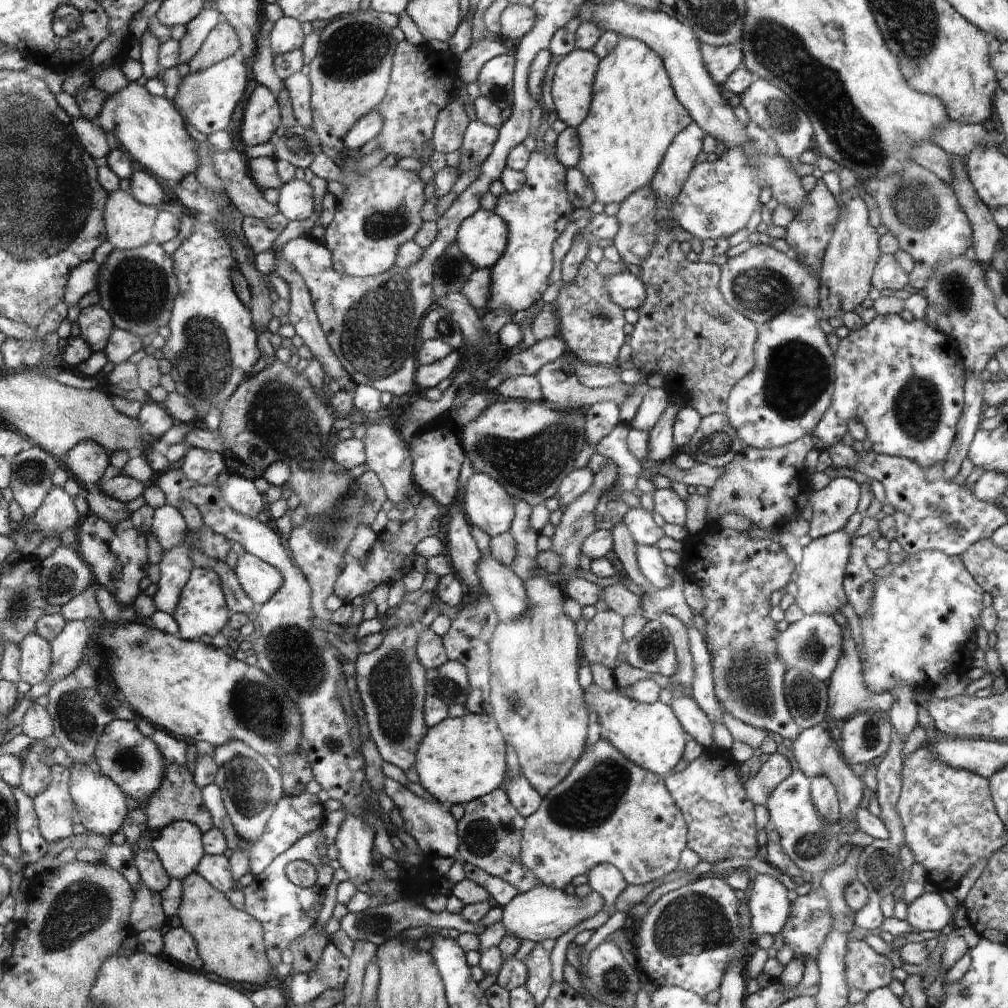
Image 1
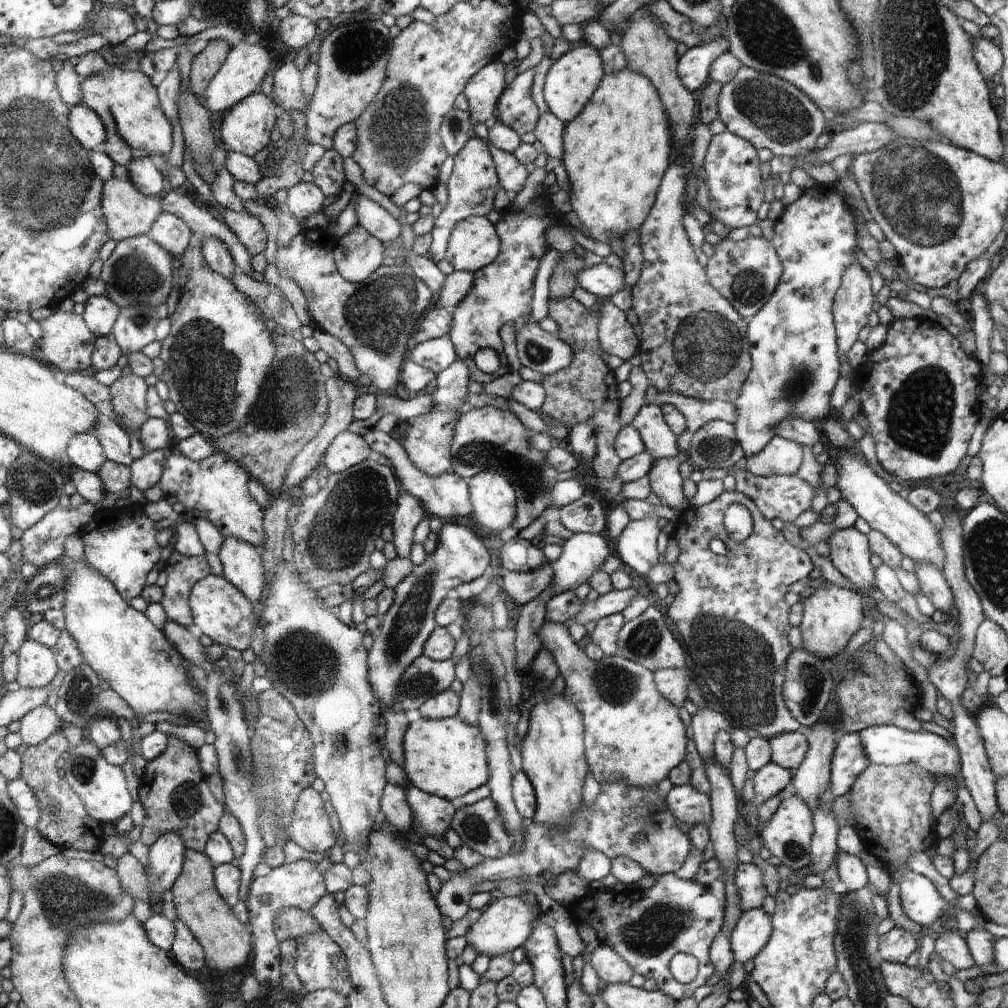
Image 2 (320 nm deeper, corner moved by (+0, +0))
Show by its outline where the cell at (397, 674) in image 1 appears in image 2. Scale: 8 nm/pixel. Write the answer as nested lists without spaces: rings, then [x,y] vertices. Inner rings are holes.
[[[455,521],[443,523],[434,552],[426,555],[422,564],[414,565],[412,572],[393,589],[395,597],[392,606],[383,614],[380,634],[368,651],[370,681],[381,703],[390,707],[398,698],[398,684],[402,682],[403,672],[423,654],[427,640],[438,626],[435,615],[439,604],[447,598],[446,594],[452,588],[482,576],[490,560],[488,550],[469,527]]]

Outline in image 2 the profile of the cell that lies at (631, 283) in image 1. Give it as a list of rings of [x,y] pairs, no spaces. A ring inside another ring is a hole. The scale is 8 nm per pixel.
[[[600,263],[591,268],[583,268],[577,274],[577,284],[603,299],[610,298],[626,286],[622,270],[616,270],[606,263]]]

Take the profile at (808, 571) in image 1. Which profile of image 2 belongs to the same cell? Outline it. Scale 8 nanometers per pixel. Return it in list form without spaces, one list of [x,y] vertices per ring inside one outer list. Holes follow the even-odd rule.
[[[827,582],[826,588],[816,589],[808,599],[803,600],[803,617],[799,624],[803,649],[815,657],[833,659],[866,624],[863,611],[864,602],[860,593]]]

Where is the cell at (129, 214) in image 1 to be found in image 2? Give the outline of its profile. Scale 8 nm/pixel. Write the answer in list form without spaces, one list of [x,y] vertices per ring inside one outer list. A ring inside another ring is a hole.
[[[117,177],[105,182],[103,205],[110,224],[111,238],[120,243],[128,237],[144,235],[150,231],[163,210],[158,196],[145,195],[136,188],[132,180],[121,180]]]

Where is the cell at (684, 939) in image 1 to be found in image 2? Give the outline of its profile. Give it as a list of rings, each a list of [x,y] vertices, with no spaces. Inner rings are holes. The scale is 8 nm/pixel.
[[[713,857],[712,859],[706,860],[706,862],[701,863],[696,876],[692,880],[684,880],[682,877],[676,876],[676,873],[664,873],[663,875],[658,876],[658,878],[656,879],[656,884],[654,884],[654,886],[649,889],[635,888],[631,891],[627,891],[626,889],[619,887],[615,890],[607,890],[600,886],[593,886],[587,894],[587,898],[582,897],[578,901],[572,902],[571,906],[573,907],[573,905],[576,905],[576,910],[580,912],[580,914],[578,914],[578,912],[574,910],[574,916],[572,916],[573,922],[575,922],[578,927],[583,923],[587,923],[589,926],[594,928],[598,937],[597,943],[604,943],[605,945],[607,944],[610,948],[615,949],[615,951],[619,953],[620,956],[623,956],[624,960],[627,960],[628,964],[631,965],[633,969],[635,969],[636,974],[640,974],[640,976],[643,976],[646,979],[654,978],[654,980],[656,980],[657,982],[658,989],[662,992],[667,993],[667,995],[671,996],[676,1002],[682,999],[687,999],[688,997],[692,997],[692,994],[694,994],[694,990],[696,990],[698,986],[706,984],[706,982],[708,982],[708,978],[710,978],[710,976],[714,974],[715,966],[712,966],[713,961],[710,957],[710,948],[711,944],[715,940],[715,936],[719,934],[719,932],[723,928],[723,923],[726,922],[727,906],[725,870],[721,867],[721,864],[716,857]],[[676,953],[691,954],[692,956],[694,956],[694,958],[696,958],[696,960],[698,960],[699,971],[696,975],[696,978],[694,978],[692,982],[686,984],[678,984],[678,982],[676,982],[676,980],[674,980],[674,977],[671,975],[669,962]]]

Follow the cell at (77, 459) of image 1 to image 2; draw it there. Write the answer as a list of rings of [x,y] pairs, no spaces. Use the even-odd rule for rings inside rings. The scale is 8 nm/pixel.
[[[94,432],[76,435],[68,447],[68,454],[76,467],[95,473],[109,461],[107,450]]]

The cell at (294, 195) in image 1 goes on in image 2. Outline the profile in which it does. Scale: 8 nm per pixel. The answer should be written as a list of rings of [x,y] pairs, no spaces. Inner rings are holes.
[[[298,181],[287,190],[287,200],[283,207],[298,220],[306,220],[311,214],[320,212],[324,204],[322,191],[313,182]]]

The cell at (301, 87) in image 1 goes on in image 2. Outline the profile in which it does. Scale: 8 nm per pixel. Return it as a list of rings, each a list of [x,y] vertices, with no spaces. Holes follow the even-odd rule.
[[[286,62],[274,72],[273,98],[284,109],[306,112],[303,99],[302,72],[293,62]]]

